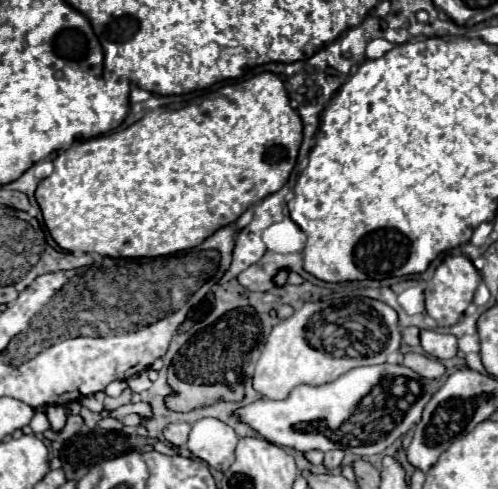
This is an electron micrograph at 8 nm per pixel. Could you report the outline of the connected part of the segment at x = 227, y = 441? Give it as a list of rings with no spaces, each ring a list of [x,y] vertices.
[[[202,418],[192,426],[186,448],[208,466],[226,472],[234,462],[236,444],[238,436],[228,424],[216,418]]]

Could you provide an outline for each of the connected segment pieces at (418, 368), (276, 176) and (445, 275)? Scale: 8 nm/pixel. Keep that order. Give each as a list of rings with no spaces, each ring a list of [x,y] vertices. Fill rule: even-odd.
[[[410,352],[404,356],[404,364],[414,370],[416,374],[424,376],[424,378],[442,378],[444,376],[444,366],[440,360],[436,358],[430,358],[430,356],[424,356],[424,354],[416,354],[416,352]]]
[[[262,72],[252,76],[250,80],[238,80],[232,84],[224,84],[216,90],[210,92],[200,92],[200,94],[190,94],[190,96],[176,96],[176,98],[190,98],[184,108],[178,110],[148,110],[138,122],[132,126],[112,132],[106,136],[90,138],[72,144],[68,150],[58,152],[54,158],[54,174],[44,178],[38,184],[36,190],[36,200],[40,204],[40,210],[44,206],[44,224],[48,226],[52,238],[56,244],[68,252],[80,250],[80,252],[98,252],[102,256],[112,256],[112,258],[156,258],[156,256],[170,256],[174,252],[182,250],[192,250],[198,244],[202,244],[210,234],[214,234],[218,228],[230,226],[236,222],[236,218],[252,204],[258,204],[262,198],[274,194],[280,190],[286,182],[288,176],[296,164],[296,156],[300,150],[302,142],[302,120],[298,114],[292,110],[284,82],[278,74],[274,72]]]
[[[446,256],[442,264],[436,268],[434,276],[426,282],[426,312],[432,316],[438,326],[452,326],[458,322],[458,316],[464,314],[464,310],[470,306],[474,292],[480,284],[480,272],[474,268],[472,260],[466,256]]]

